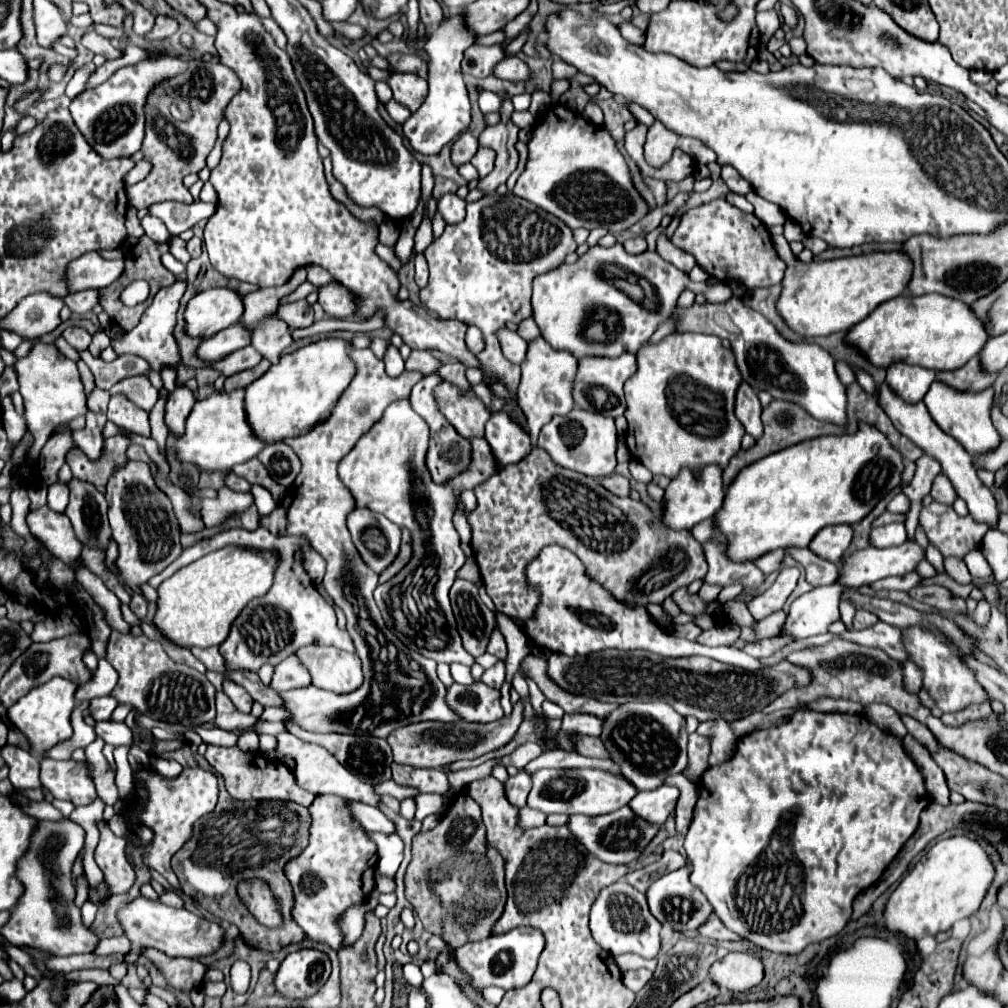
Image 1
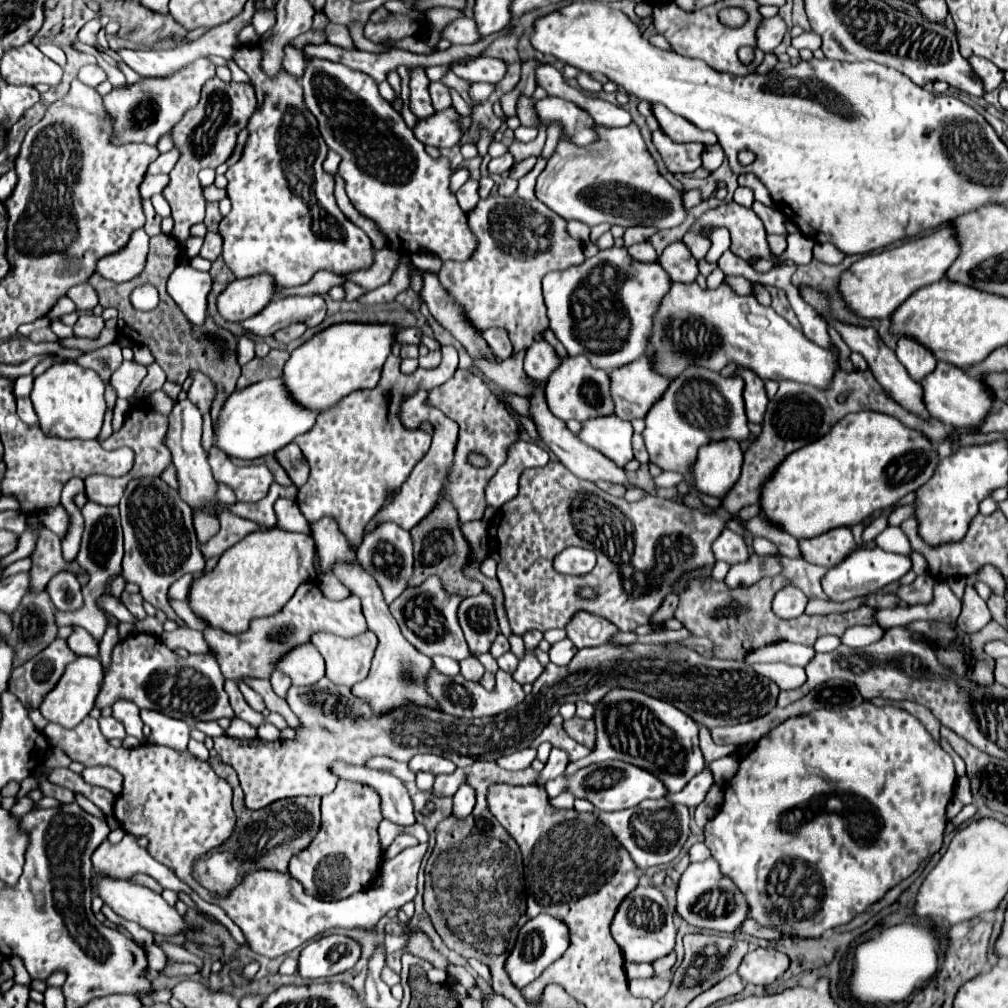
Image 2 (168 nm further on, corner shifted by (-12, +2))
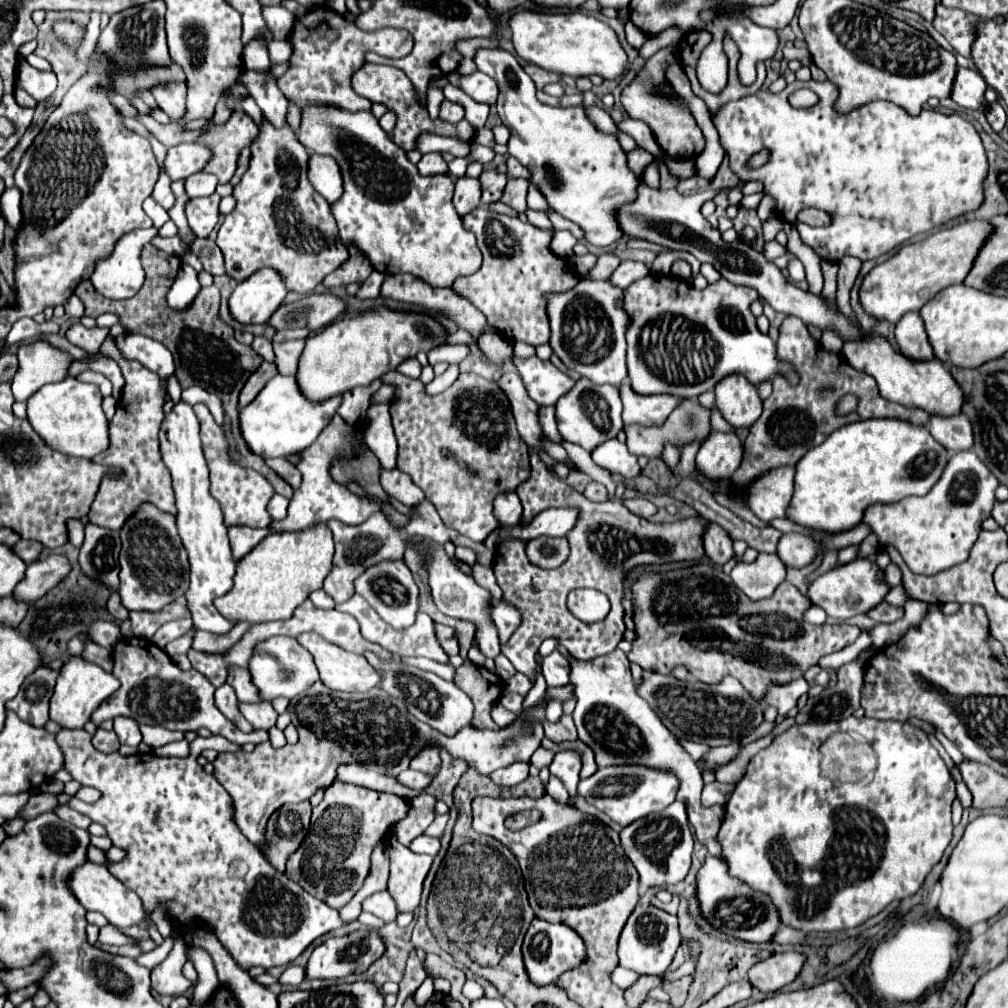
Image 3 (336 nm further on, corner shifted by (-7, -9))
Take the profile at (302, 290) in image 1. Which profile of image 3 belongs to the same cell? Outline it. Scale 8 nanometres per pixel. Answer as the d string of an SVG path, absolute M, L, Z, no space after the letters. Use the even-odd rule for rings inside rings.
M374 270L369 278L360 286L356 297L360 299L374 299L378 297L384 278L385 274Z

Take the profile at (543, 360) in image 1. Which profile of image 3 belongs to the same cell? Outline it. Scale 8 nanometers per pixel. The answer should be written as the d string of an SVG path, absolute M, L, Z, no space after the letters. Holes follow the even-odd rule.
M581 377L575 387L571 387L555 405L557 427L565 441L577 443L587 451L593 451L599 443L617 437L623 429L621 421L621 399L619 389L613 385L595 385L589 379Z

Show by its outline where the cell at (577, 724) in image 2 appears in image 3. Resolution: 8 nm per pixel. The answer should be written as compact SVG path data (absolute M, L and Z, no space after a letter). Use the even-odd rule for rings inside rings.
M563 715L559 723L543 723L545 727L545 735L553 741L553 743L563 743L563 741L577 741L577 729L575 723L569 715Z

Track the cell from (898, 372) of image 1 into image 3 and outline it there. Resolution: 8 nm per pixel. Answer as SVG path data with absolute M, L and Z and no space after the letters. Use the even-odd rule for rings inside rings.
M907 313L901 317L901 321L895 327L895 339L901 355L905 355L907 359L929 361L931 357L935 357L919 313Z

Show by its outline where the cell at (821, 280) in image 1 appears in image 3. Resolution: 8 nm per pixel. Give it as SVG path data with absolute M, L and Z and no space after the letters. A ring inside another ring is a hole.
M975 219L943 229L927 237L925 241L905 245L897 255L875 265L865 275L859 291L859 301L865 313L877 321L889 321L895 325L905 313L919 311L927 301L931 301L945 287L963 283L989 231L991 231L989 221Z

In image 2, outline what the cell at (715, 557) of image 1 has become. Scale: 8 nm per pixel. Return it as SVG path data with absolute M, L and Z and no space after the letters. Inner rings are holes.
M724 528L722 534L716 538L712 550L714 550L716 560L724 560L730 566L738 564L738 560L746 560L746 556L748 556L748 548L746 548L744 538L734 534L728 528Z

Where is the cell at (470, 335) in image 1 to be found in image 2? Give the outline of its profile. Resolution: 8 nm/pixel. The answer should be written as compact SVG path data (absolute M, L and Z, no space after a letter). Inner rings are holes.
M488 328L486 330L486 342L490 342L492 352L500 358L506 360L512 354L512 342L508 338L508 332L504 328Z

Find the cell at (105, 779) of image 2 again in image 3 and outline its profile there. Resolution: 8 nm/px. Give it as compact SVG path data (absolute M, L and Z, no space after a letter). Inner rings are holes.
M81 787L75 797L81 799L81 801L85 801L85 803L95 803L101 797L101 791L97 791L93 787Z

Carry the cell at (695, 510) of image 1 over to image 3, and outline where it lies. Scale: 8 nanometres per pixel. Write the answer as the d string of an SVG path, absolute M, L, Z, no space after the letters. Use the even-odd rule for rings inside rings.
M713 431L697 453L697 473L707 481L727 481L741 465L743 447L735 433Z

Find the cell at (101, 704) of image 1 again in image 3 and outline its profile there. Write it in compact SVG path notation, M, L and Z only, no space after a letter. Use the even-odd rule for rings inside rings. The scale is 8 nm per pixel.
M119 717L117 721L113 721L113 729L119 737L121 743L125 745L131 745L131 747L137 747L141 743L141 731L139 731L139 725L133 721L133 719L125 719L125 717Z

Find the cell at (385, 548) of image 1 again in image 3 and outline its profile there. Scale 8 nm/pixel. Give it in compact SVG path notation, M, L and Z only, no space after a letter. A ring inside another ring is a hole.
M403 559L393 561L393 563L389 563L389 561L375 563L373 567L367 567L367 571L361 577L357 577L355 593L361 595L379 613L379 617L385 623L389 623L393 629L405 629L415 621L419 589L413 581L409 567L405 567Z

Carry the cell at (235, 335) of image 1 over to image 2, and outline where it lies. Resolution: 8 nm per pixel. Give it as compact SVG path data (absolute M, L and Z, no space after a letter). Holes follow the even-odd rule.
M278 296L262 312L242 322L246 332L256 336L272 336L278 330L302 322L306 326L318 326L326 318L326 302L322 296Z

